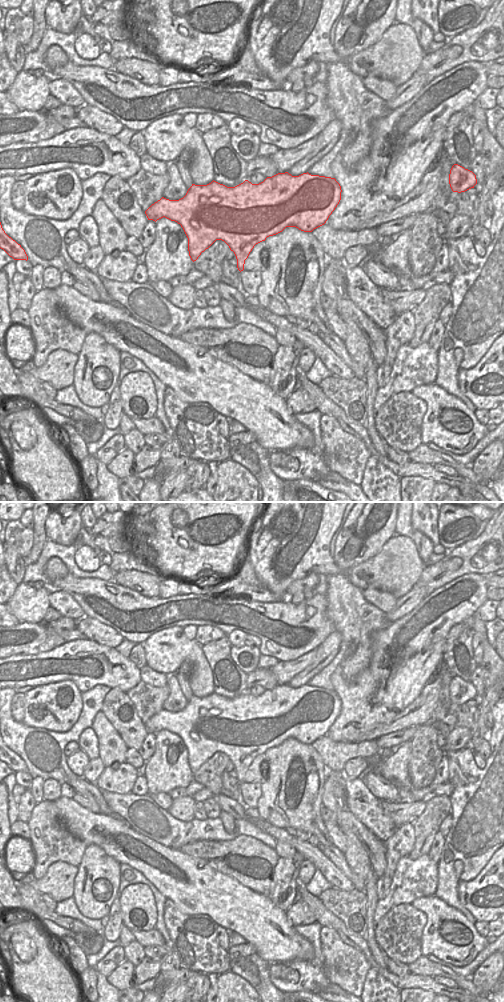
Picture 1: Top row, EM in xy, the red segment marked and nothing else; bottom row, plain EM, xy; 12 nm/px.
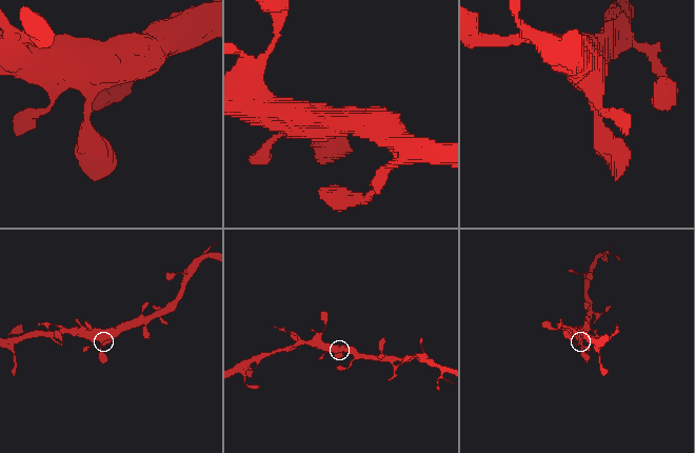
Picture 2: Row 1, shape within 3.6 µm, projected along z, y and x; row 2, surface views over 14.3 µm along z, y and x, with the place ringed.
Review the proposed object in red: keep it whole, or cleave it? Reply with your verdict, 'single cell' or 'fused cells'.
single cell

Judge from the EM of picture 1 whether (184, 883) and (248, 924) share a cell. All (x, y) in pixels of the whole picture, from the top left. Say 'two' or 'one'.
one

